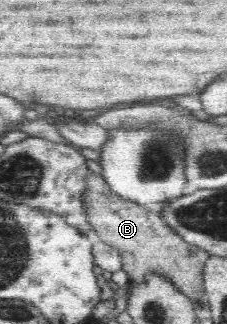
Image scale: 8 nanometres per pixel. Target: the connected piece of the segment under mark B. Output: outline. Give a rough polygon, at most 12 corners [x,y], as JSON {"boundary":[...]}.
{"boundary":[[89,171],[83,202],[94,238],[130,280],[171,280],[207,304],[208,251]]}

